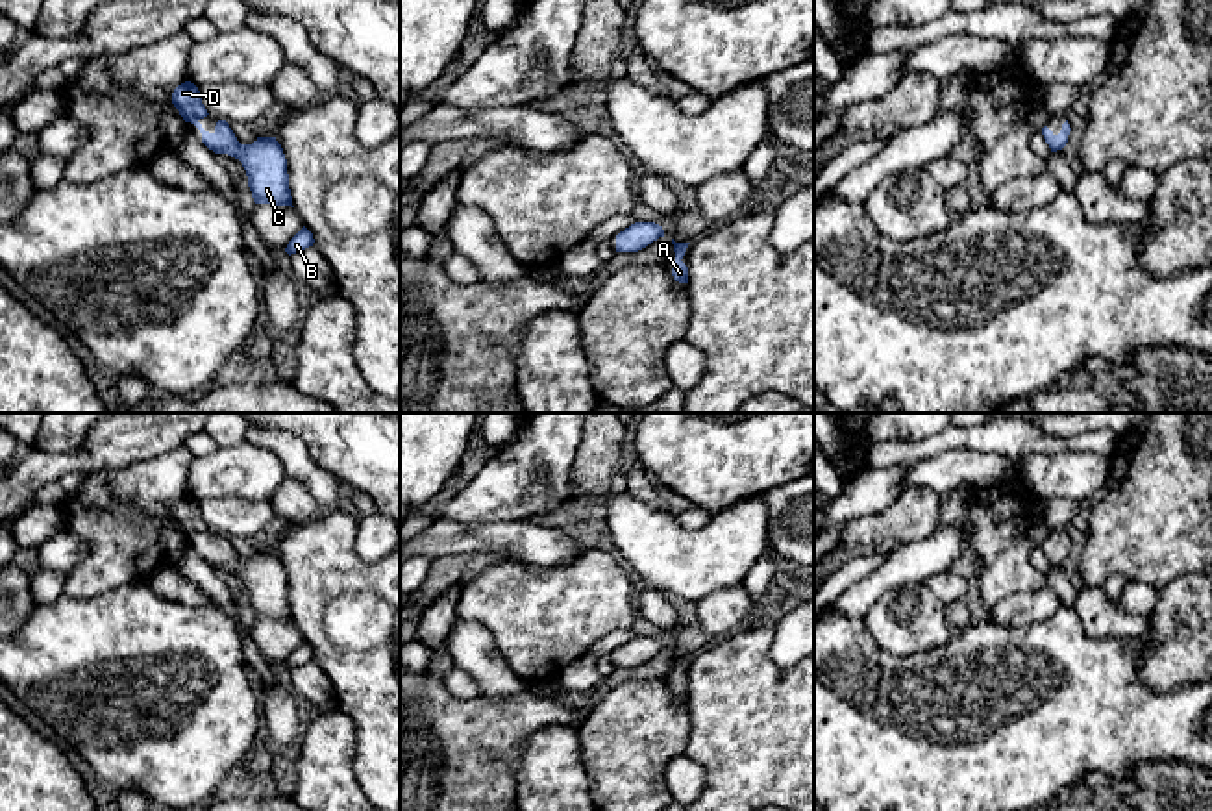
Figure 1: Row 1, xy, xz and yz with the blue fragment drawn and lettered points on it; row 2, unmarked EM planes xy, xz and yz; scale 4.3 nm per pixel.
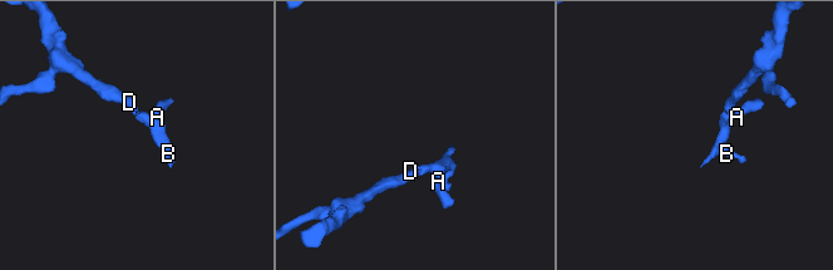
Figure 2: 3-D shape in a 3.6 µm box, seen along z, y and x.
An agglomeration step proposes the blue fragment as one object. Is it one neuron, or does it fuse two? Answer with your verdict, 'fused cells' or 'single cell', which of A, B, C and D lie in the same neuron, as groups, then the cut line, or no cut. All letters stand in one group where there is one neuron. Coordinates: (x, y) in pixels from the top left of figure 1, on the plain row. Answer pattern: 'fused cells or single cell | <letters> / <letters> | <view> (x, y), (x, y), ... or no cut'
single cell | A B C D | no cut

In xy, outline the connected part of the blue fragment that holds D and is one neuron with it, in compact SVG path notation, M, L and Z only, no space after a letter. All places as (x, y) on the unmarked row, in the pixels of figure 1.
M185 496L172 507L172 518L185 537L194 539L202 548L202 557L215 568L228 568L239 574L248 591L248 602L255 618L292 620L289 604L287 574L276 552L257 552L252 559L241 559L226 535L218 535L209 548L198 537L207 531L200 505Z

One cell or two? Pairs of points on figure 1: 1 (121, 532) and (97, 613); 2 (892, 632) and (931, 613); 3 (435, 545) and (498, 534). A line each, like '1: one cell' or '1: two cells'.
1: two cells
2: one cell
3: one cell

